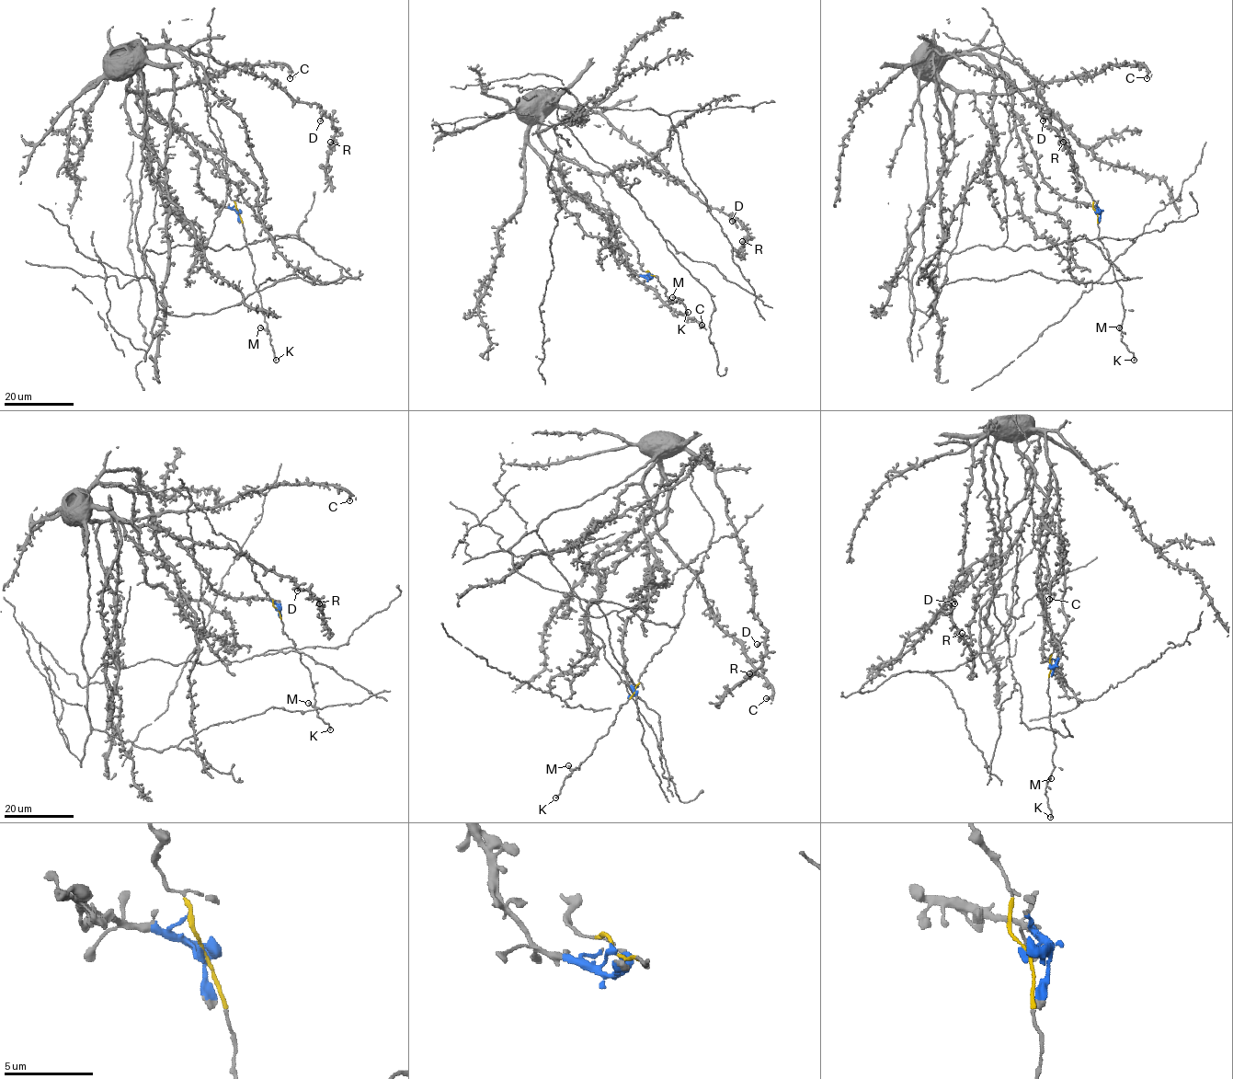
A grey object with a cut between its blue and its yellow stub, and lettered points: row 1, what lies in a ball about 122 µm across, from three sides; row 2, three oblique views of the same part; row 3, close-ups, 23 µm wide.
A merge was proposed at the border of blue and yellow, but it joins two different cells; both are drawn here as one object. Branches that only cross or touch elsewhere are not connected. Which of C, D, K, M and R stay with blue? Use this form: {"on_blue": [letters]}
{"on_blue": ["C", "D", "R"]}

